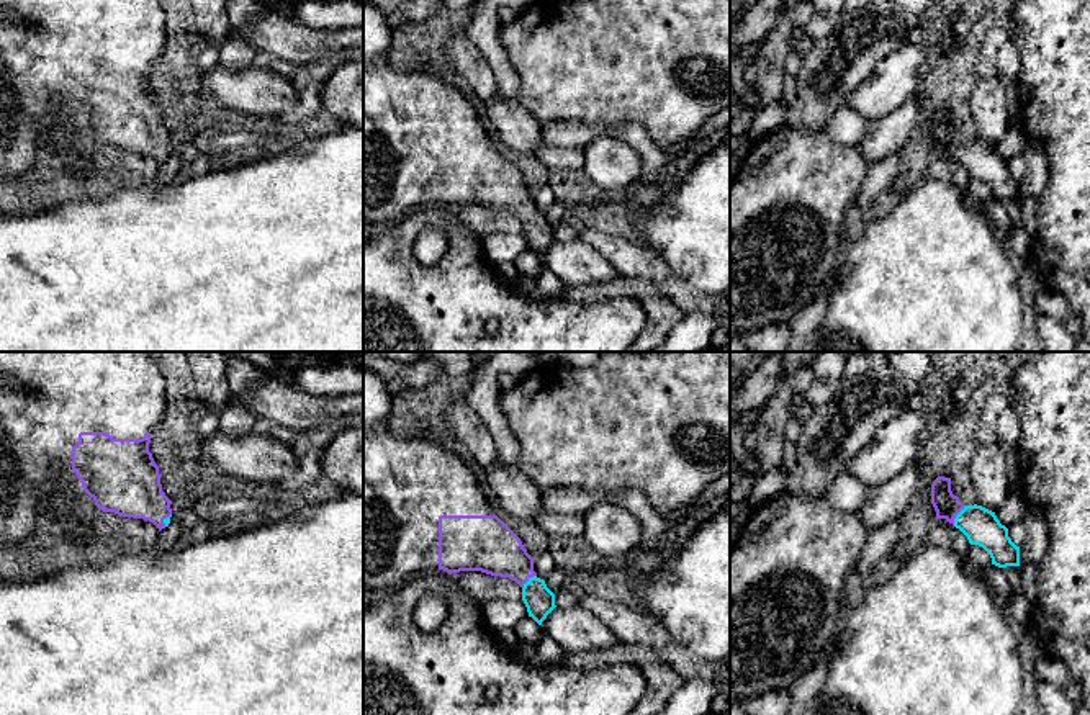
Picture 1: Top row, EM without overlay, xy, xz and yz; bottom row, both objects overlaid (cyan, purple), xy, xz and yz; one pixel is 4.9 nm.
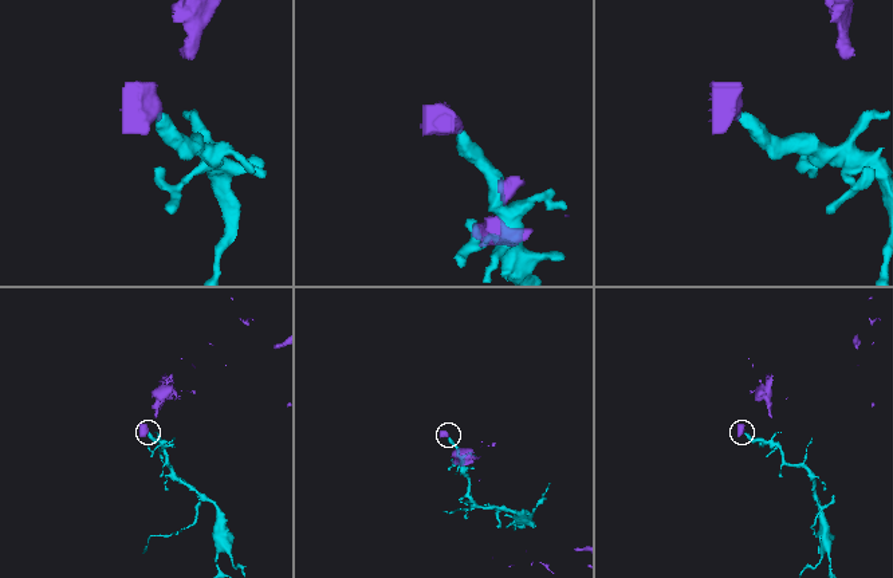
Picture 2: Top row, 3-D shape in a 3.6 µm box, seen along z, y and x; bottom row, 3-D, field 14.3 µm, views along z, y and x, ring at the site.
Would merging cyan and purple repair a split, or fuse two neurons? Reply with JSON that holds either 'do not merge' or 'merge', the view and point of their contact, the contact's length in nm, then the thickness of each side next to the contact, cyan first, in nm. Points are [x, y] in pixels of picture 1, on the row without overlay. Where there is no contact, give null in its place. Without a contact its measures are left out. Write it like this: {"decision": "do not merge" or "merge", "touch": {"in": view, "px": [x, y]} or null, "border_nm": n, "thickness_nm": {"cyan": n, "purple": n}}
{"decision": "merge", "touch": {"in": "yz", "px": [956, 149]}, "border_nm": 110, "thickness_nm": {"cyan": 180, "purple": 120}}

